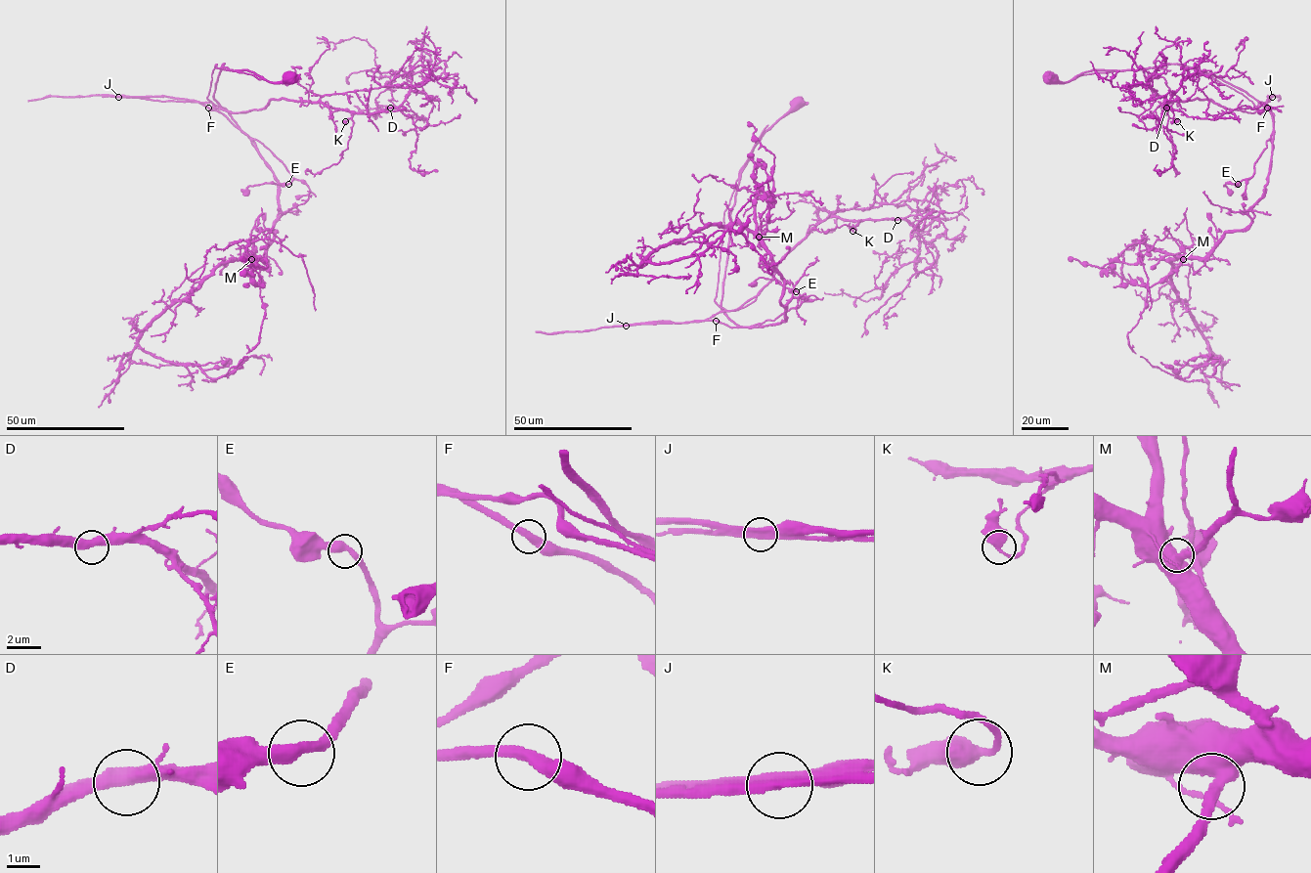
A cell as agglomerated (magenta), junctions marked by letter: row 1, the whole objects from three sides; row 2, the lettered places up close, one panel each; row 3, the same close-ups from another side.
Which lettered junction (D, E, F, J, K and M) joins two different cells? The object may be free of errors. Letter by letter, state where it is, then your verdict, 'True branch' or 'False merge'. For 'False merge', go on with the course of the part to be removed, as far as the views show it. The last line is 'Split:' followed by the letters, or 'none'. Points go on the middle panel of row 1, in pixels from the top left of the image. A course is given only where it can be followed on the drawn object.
D: Place: (897, 220). True branch
E: Place: (796, 291). True branch
F: Place: (716, 321). True branch
J: Place: (626, 326). False merge. Course of the part to remove: (626, 326), (738, 309), (830, 217), (906, 219), (918, 231), (917, 257), (896, 269), (881, 297), (824, 291)
K: Place: (852, 231). True branch
M: Place: (759, 237). True branch
Split: J

